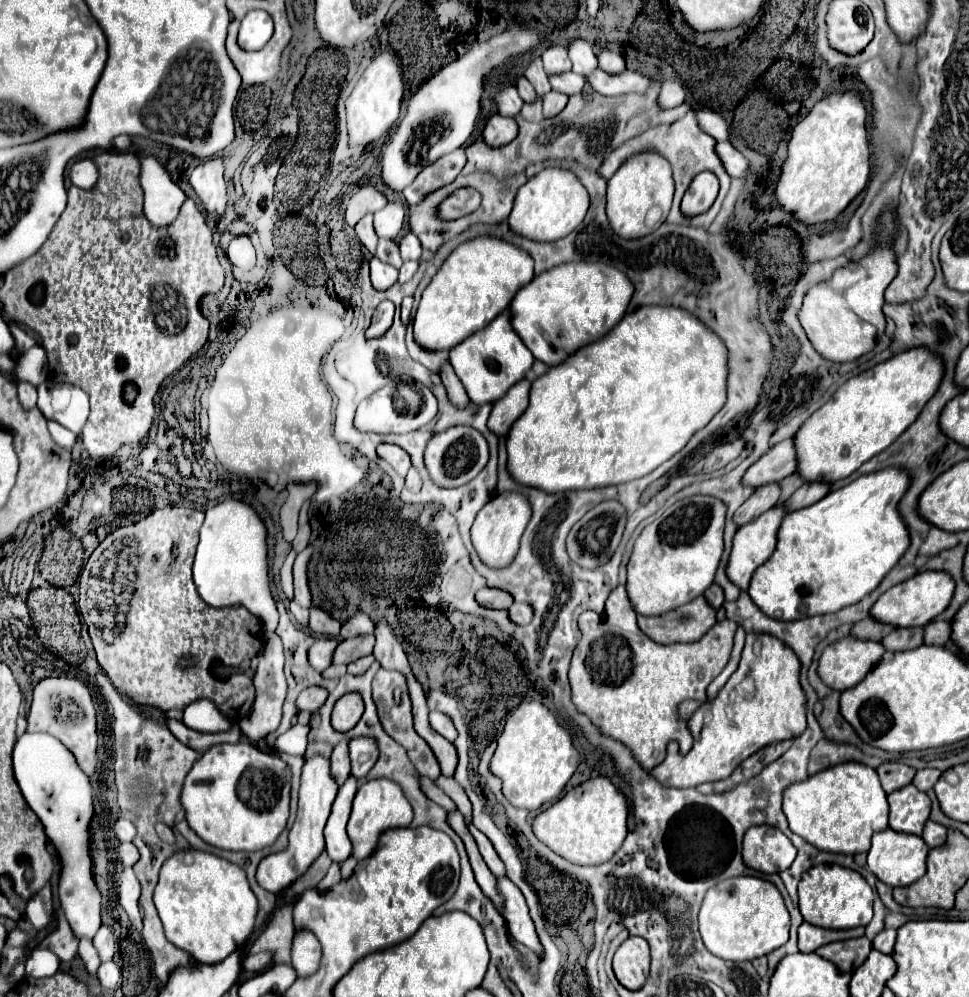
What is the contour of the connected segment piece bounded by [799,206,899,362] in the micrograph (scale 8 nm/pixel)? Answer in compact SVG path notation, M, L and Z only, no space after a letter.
M887 206L879 214L875 232L877 242L869 254L835 270L829 280L815 284L803 298L799 322L805 328L811 344L815 344L815 350L825 360L853 362L859 356L871 352L877 338L885 332L885 316L881 310L885 304L883 294L897 274L897 254L893 250L893 242L899 236L897 206Z

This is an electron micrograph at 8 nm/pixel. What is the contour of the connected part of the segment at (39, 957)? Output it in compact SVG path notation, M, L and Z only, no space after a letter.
M41 948L31 952L31 958L27 960L27 976L45 978L45 976L53 976L57 970L59 970L59 960L55 960L51 952Z

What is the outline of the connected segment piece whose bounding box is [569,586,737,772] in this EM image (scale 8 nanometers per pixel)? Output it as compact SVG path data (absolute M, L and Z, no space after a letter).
M617 586L611 596L605 602L605 612L599 616L595 612L583 612L579 616L579 630L583 638L579 640L573 660L571 660L571 670L569 670L569 682L571 682L571 700L575 708L589 716L591 722L605 734L611 736L613 740L619 740L627 748L631 748L631 754L639 762L641 768L647 772L655 768L659 762L665 758L665 748L671 740L679 742L681 754L687 754L687 750L693 746L691 732L687 728L685 720L679 720L677 716L677 704L693 698L699 702L705 702L705 690L711 684L715 676L721 674L725 664L731 658L733 650L733 636L737 632L737 624L731 620L723 620L715 624L701 640L695 644L657 644L651 638L647 638L637 622L635 622L635 612L629 606L631 602L627 600L625 586Z

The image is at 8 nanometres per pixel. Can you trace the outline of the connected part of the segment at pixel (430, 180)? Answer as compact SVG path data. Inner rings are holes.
M463 148L443 156L441 160L433 162L431 166L423 168L413 184L403 190L403 196L409 206L417 206L427 194L451 184L465 166L465 152Z

